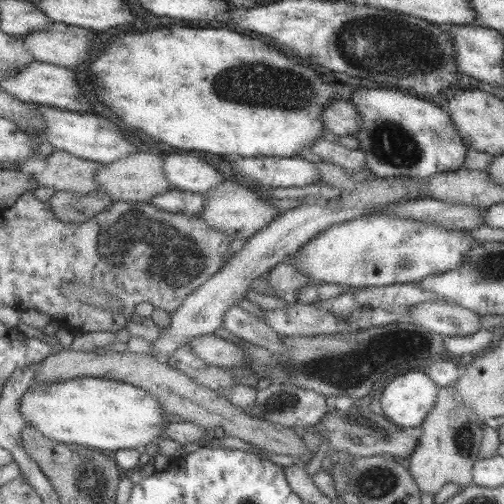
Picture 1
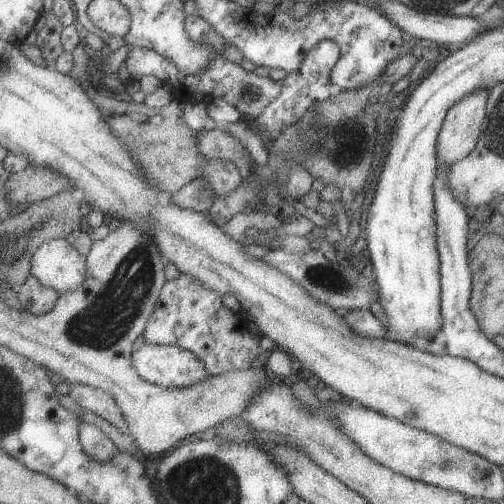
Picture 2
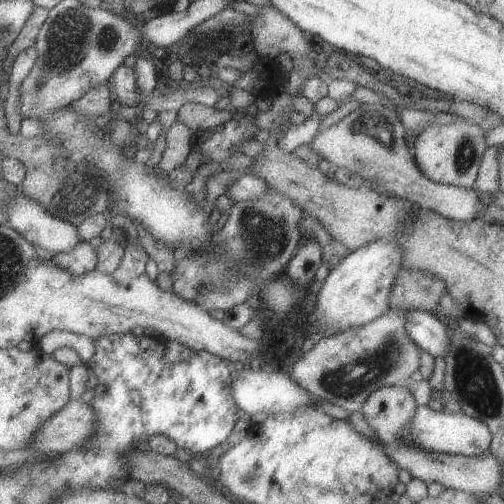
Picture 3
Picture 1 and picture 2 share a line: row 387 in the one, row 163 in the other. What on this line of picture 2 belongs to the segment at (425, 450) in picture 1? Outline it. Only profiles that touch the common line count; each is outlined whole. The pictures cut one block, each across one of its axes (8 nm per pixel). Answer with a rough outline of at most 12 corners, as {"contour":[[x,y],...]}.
{"contour":[[489,90],[449,108],[437,160],[453,166],[477,148]]}

